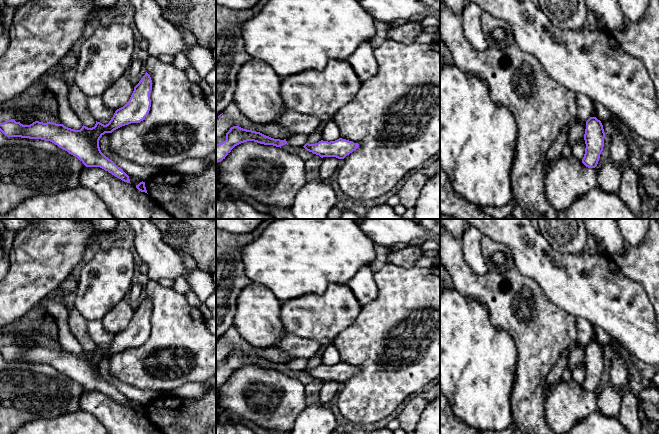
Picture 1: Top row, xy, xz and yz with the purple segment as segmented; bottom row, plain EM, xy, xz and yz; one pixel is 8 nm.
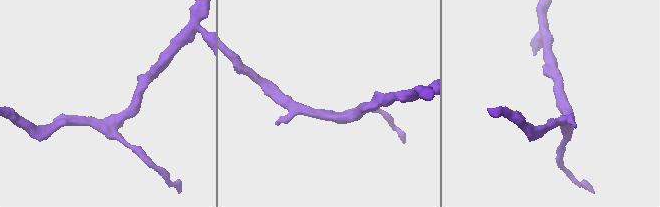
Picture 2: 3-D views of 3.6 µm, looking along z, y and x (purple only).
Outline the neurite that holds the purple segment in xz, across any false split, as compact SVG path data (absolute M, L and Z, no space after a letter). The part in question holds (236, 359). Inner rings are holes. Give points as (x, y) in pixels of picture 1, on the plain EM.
M233 350L226 357L226 364L216 368L216 386L221 386L235 370L247 365L254 365L264 369L273 369L280 372L285 368L288 369L286 363L274 363L260 356Z

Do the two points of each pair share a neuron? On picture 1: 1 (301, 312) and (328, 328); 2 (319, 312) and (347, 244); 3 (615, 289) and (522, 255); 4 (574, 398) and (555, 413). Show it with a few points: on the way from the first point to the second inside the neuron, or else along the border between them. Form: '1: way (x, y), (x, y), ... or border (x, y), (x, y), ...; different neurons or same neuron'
1: way (308, 317), (317, 317), (321, 321); same neuron
2: border (346, 284), (330, 283), (321, 294), (309, 292); different neurons
3: way (592, 286), (570, 281), (545, 265); same neuron
4: way (569, 402), (560, 409); same neuron

